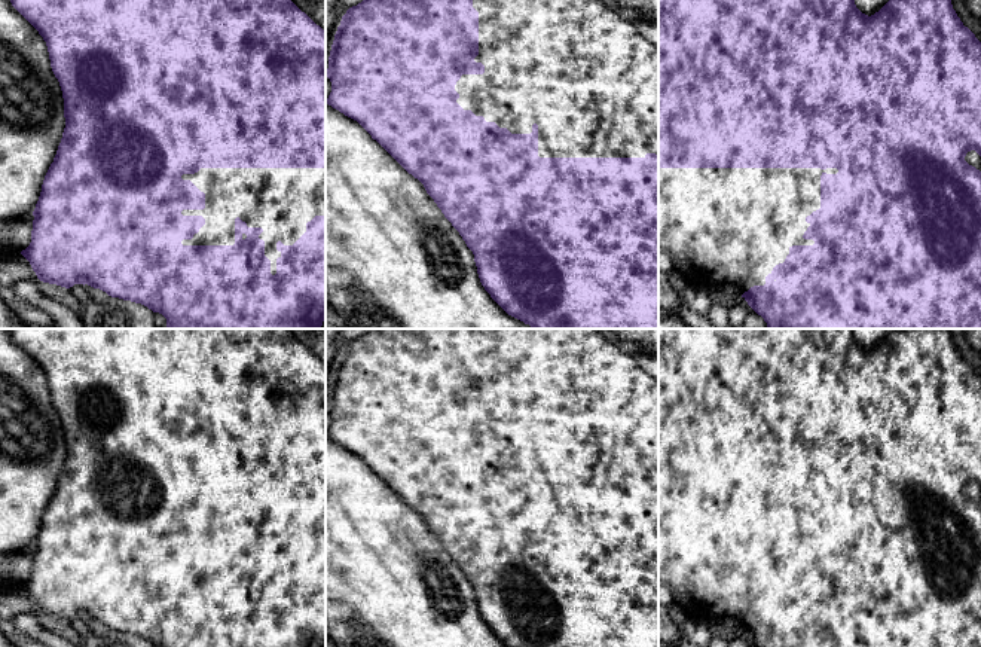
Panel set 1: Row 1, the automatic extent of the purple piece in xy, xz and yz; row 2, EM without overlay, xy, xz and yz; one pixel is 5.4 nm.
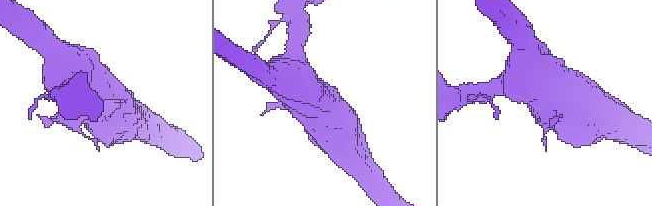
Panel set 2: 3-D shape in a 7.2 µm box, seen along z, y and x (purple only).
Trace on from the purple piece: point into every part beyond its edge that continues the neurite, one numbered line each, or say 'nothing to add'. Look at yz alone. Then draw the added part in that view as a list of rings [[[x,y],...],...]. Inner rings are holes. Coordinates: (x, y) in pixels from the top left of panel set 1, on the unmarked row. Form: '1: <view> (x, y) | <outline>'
1: yz (720, 558) | [[[658,501],[658,583],[672,589],[676,604],[685,614],[694,619],[708,620],[712,617],[733,617],[743,628],[754,619],[764,619],[765,610],[773,601],[783,596],[792,579],[813,579],[813,573],[803,568],[810,559],[806,550],[820,541],[820,509],[837,507],[837,501]]]

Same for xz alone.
1: xz (580, 403) | [[[473,329],[473,341],[479,345],[479,388],[474,394],[485,399],[485,406],[462,408],[456,415],[456,436],[464,443],[471,443],[511,467],[531,467],[532,458],[537,457],[540,491],[645,491],[647,486],[658,489],[658,382],[620,342],[606,339],[596,329]]]

